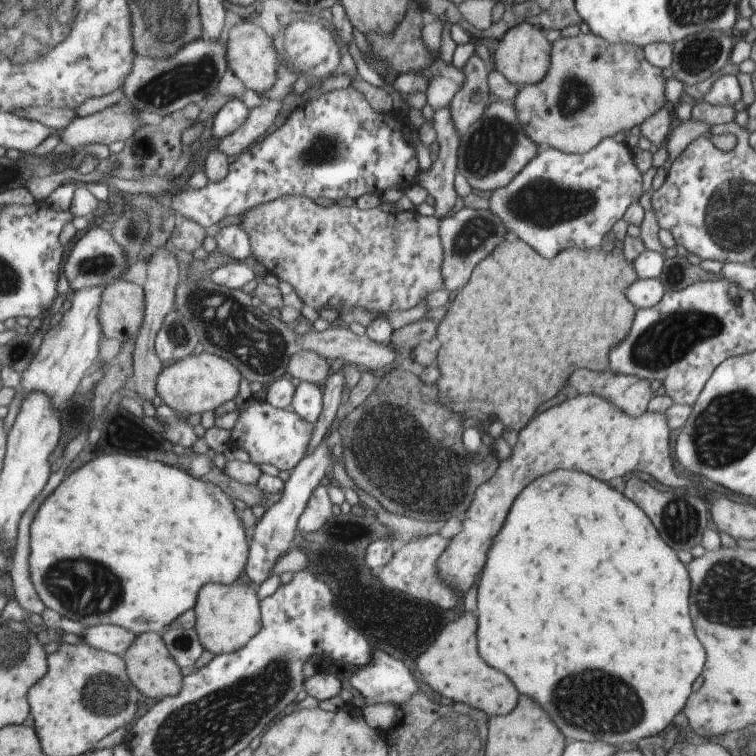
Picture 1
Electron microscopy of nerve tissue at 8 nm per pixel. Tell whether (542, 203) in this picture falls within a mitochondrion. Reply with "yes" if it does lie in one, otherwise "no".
yes

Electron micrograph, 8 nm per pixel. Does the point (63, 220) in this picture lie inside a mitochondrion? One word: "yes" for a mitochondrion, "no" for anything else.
no

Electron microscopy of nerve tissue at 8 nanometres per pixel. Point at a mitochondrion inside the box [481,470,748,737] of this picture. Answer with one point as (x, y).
(681, 518)

